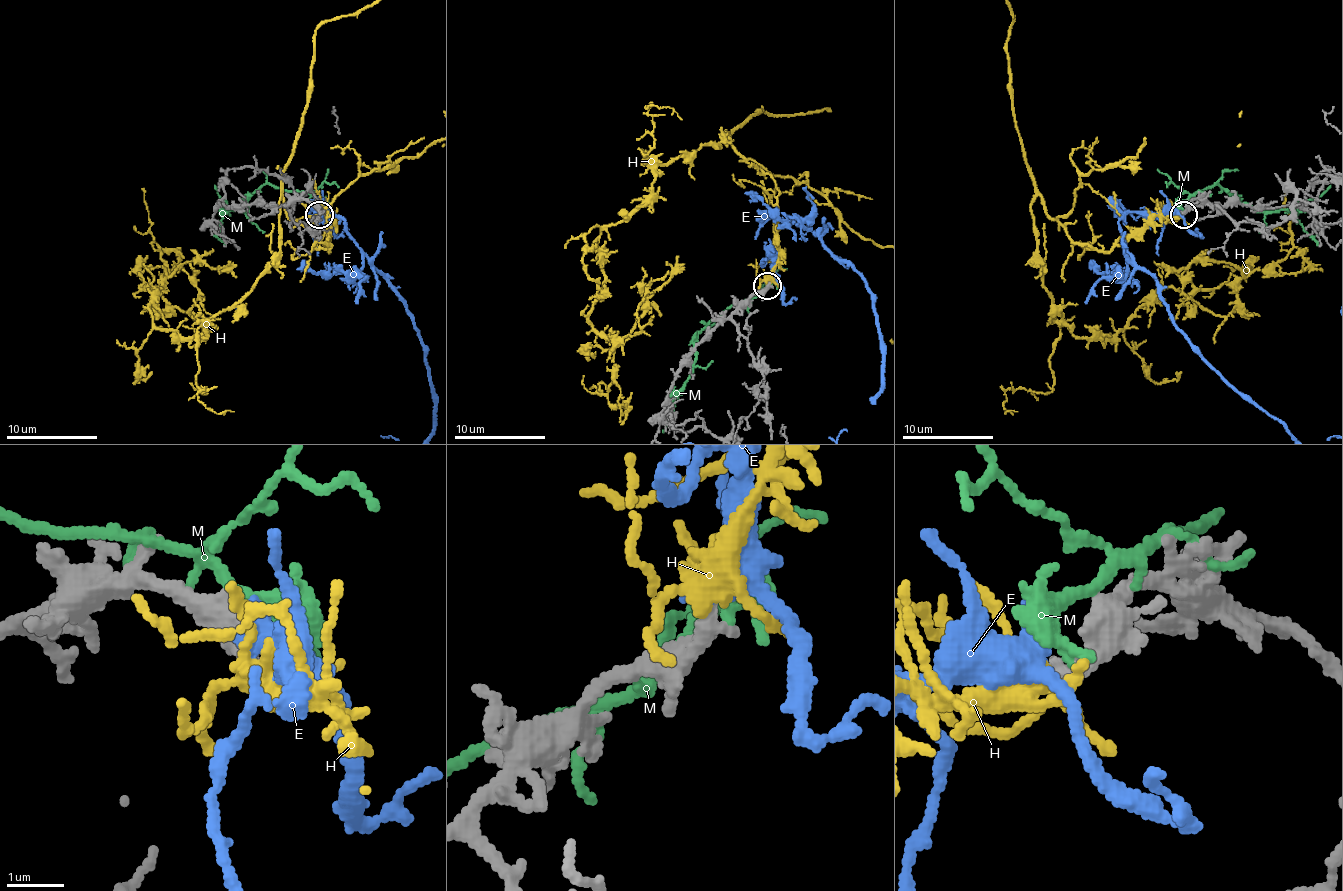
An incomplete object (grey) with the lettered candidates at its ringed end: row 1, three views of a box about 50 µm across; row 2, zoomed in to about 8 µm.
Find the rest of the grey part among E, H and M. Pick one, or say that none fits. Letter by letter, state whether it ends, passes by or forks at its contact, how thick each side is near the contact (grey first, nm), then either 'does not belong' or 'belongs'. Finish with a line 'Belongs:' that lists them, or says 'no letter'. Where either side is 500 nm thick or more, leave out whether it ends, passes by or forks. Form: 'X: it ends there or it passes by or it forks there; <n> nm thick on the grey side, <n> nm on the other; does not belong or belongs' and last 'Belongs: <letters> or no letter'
E: it passes by; 280 nm thick on the grey side, 220 nm on the other; does not belong
H: it forks there; 280 nm thick on the grey side, 280 nm on the other; belongs
M: it passes by; 300 nm thick on the grey side, 200 nm on the other; does not belong
Belongs: H

